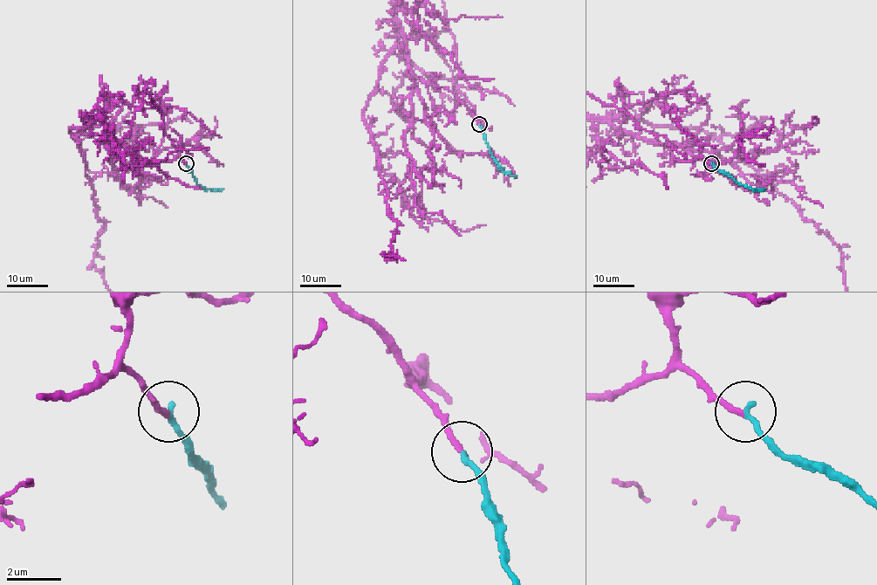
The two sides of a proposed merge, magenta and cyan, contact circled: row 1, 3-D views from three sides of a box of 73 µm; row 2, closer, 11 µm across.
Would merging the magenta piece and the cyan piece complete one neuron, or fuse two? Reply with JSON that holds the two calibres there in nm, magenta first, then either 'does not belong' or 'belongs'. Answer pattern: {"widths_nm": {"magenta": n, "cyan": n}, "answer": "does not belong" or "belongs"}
{"widths_nm": {"magenta": 200, "cyan": 220}, "answer": "belongs"}

